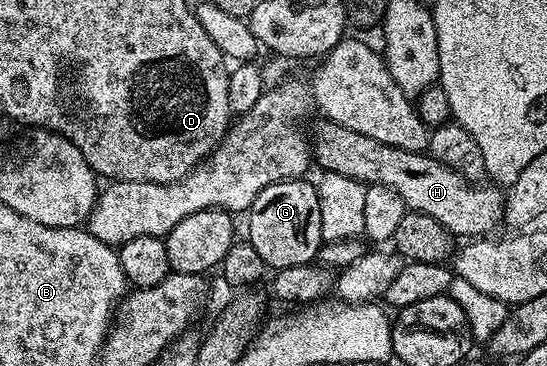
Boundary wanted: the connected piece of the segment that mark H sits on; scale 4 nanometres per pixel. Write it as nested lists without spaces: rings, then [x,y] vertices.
[[[320,119],[312,134],[312,150],[315,164],[319,164],[323,172],[346,175],[348,178],[358,179],[364,184],[385,185],[398,195],[402,195],[405,206],[413,213],[430,215],[430,219],[438,219],[442,227],[446,227],[449,233],[460,239],[480,239],[495,227],[499,221],[505,220],[504,198],[505,190],[495,183],[473,183],[457,170],[446,167],[440,161],[429,157],[427,152],[406,151],[398,147],[390,147],[386,143],[379,143],[376,139],[351,131],[348,127],[342,127],[327,119]]]

